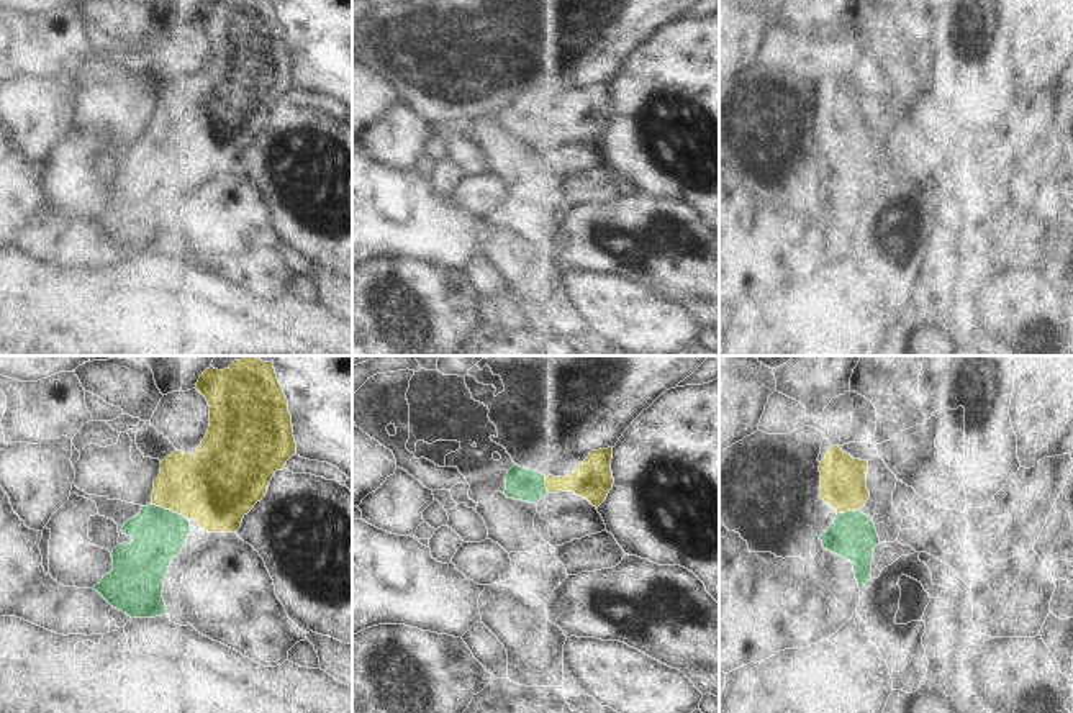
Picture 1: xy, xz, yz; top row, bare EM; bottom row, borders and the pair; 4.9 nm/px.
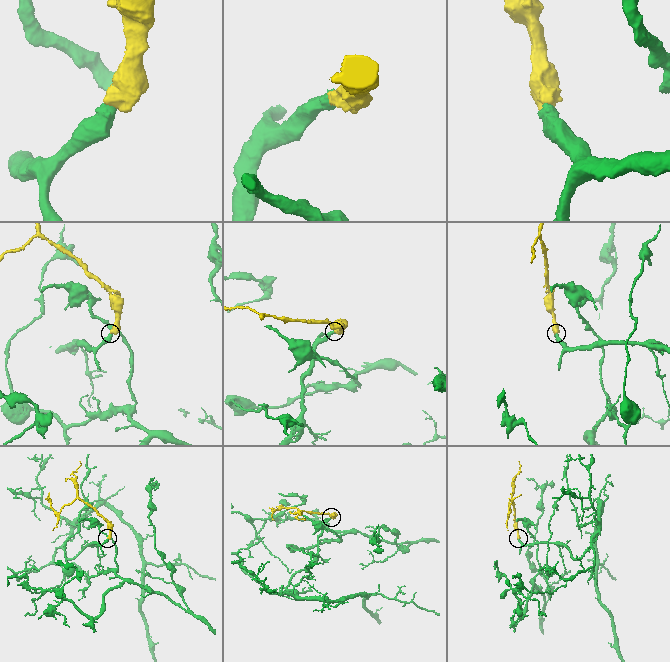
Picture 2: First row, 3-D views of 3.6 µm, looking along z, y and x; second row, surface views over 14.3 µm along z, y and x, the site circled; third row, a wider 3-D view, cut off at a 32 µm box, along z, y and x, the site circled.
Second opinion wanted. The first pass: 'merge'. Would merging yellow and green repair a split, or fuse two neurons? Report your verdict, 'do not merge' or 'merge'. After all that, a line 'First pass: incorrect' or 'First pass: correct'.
merge
First pass: correct

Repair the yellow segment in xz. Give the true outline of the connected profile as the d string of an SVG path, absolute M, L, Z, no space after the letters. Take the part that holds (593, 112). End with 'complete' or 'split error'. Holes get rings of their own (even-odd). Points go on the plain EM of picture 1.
M613 80L591 84L580 100L565 110L544 110L536 103L514 97L505 111L505 128L508 131L537 136L547 126L573 125L598 141L614 116L611 92Z | split error

